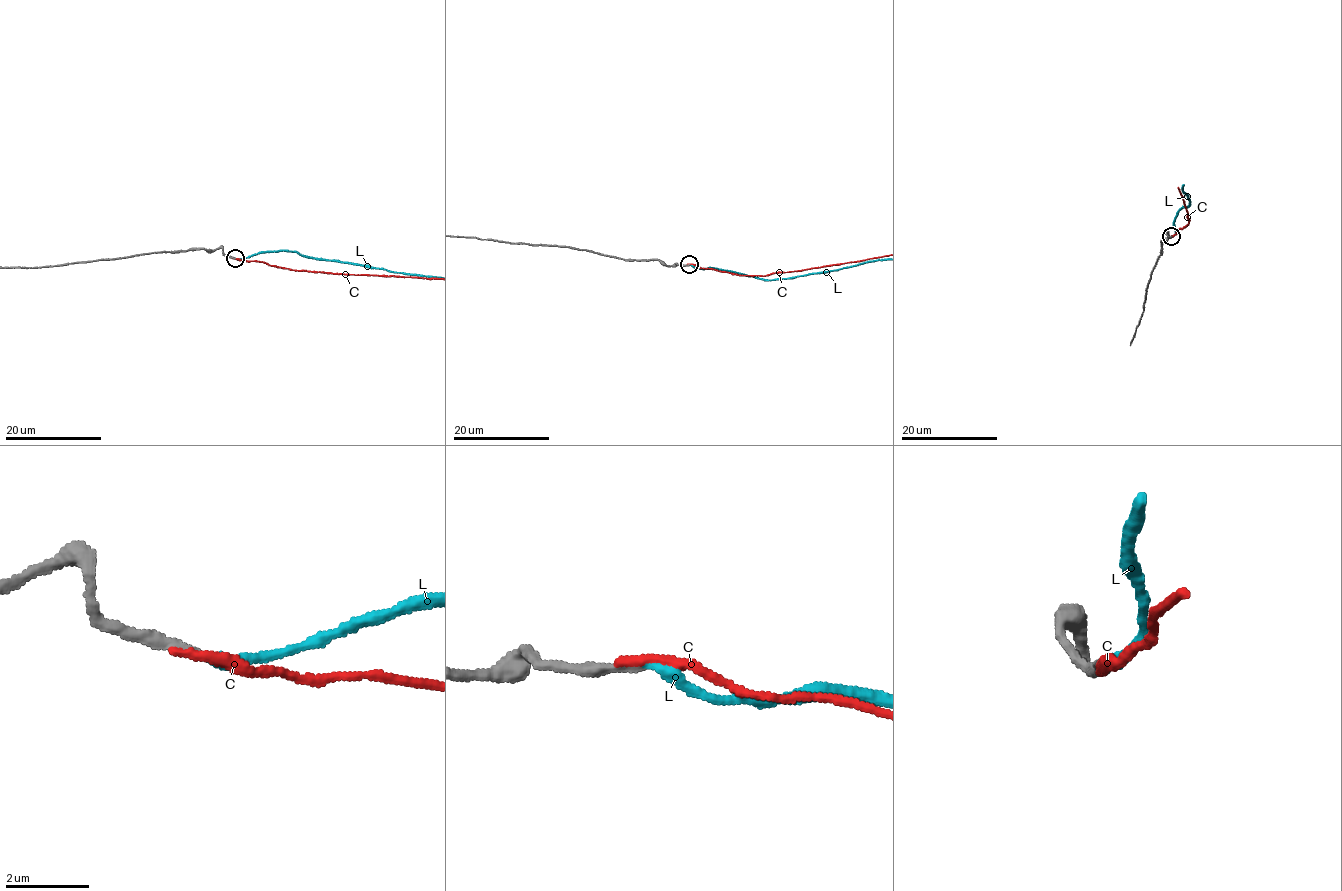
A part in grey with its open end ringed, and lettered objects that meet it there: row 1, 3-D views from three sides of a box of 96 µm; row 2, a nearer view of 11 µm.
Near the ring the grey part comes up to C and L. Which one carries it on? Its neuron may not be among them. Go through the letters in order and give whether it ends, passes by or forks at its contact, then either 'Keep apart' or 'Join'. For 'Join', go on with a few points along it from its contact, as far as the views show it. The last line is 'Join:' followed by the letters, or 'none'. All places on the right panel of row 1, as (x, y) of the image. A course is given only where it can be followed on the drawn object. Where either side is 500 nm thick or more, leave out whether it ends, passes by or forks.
C: It ends there. Keep apart
L: It ends there. Join. Its course: (1171, 236), (1175, 231), (1175, 221), (1179, 210), (1189, 203), (1181, 181)
Join: L

